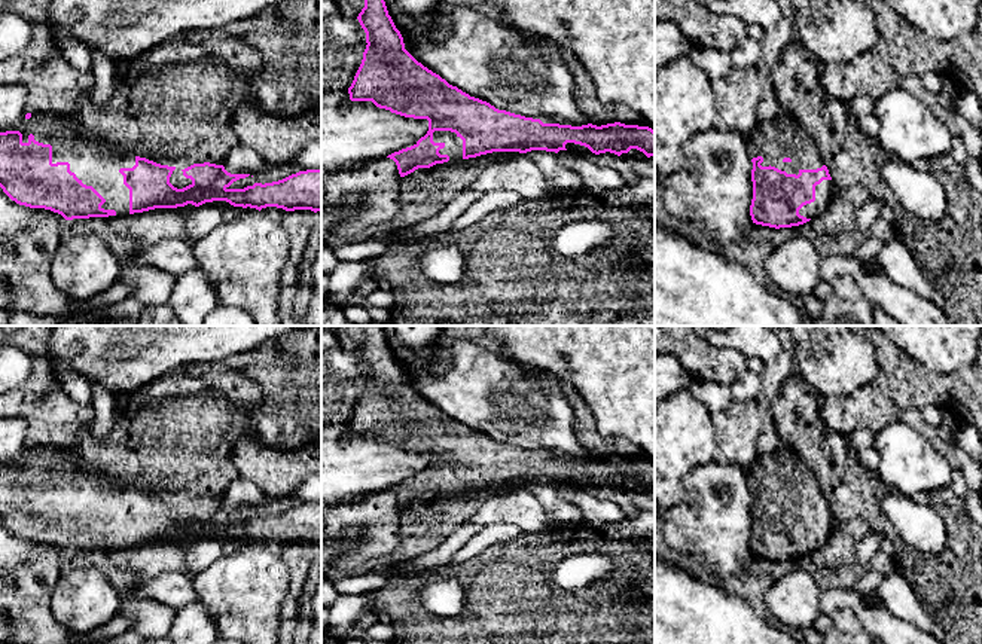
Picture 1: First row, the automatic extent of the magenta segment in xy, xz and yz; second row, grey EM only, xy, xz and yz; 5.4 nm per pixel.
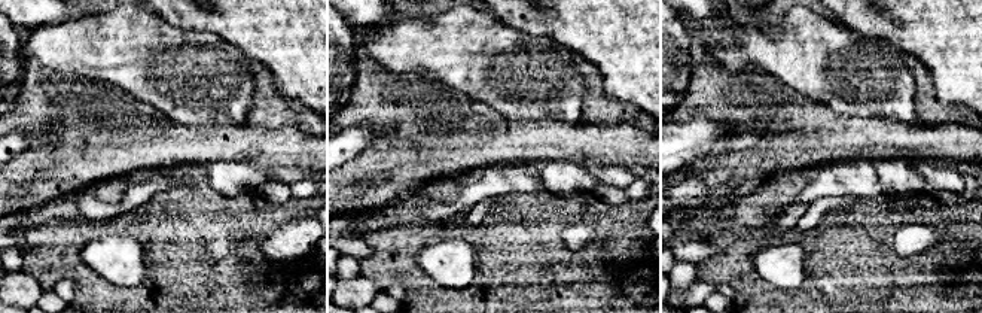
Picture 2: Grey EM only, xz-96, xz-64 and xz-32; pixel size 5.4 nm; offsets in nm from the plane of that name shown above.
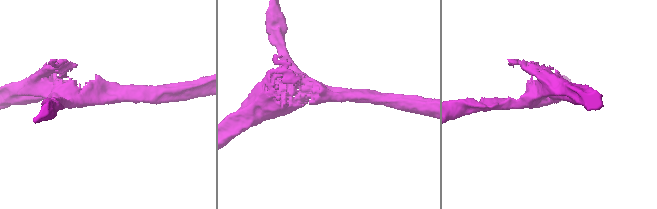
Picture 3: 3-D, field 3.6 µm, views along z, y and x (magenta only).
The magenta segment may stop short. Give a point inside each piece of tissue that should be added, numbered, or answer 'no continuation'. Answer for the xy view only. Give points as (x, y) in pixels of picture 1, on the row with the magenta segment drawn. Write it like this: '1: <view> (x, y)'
1: xy (97, 164)

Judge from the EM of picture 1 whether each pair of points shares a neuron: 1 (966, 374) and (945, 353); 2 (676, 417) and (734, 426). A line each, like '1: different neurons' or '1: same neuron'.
1: different neurons
2: different neurons

